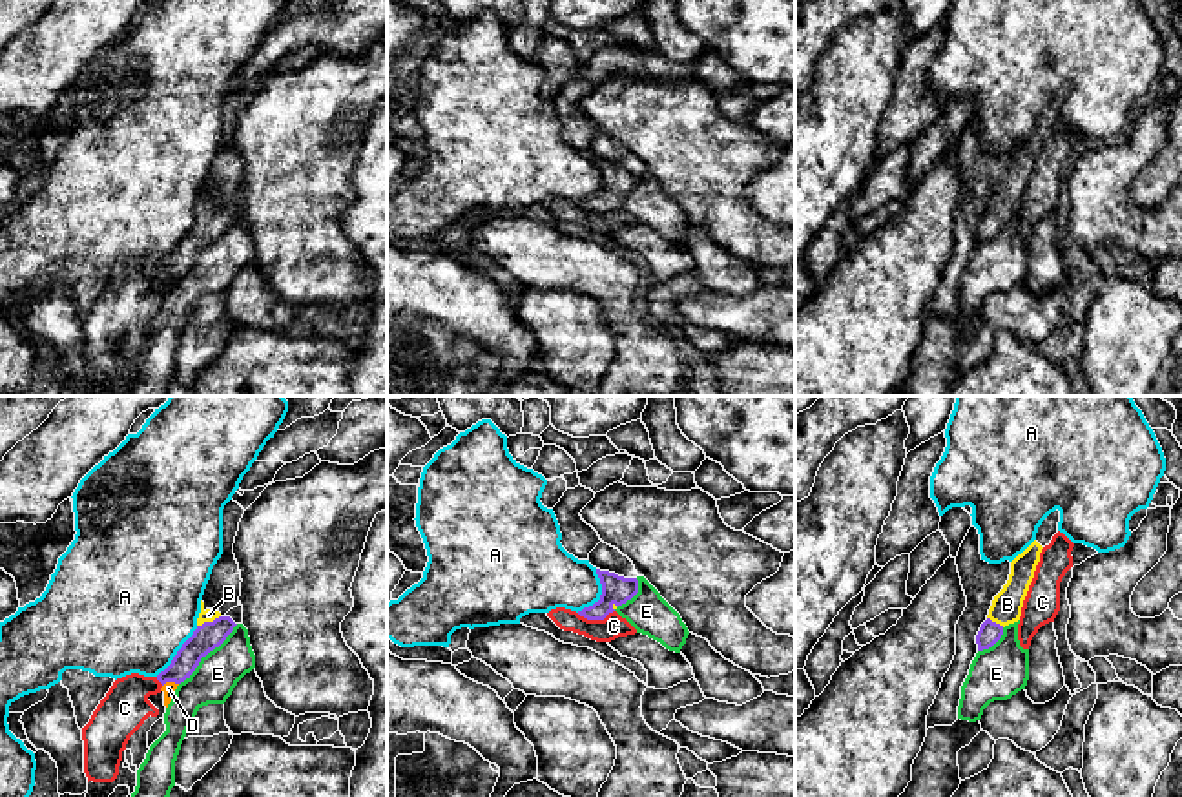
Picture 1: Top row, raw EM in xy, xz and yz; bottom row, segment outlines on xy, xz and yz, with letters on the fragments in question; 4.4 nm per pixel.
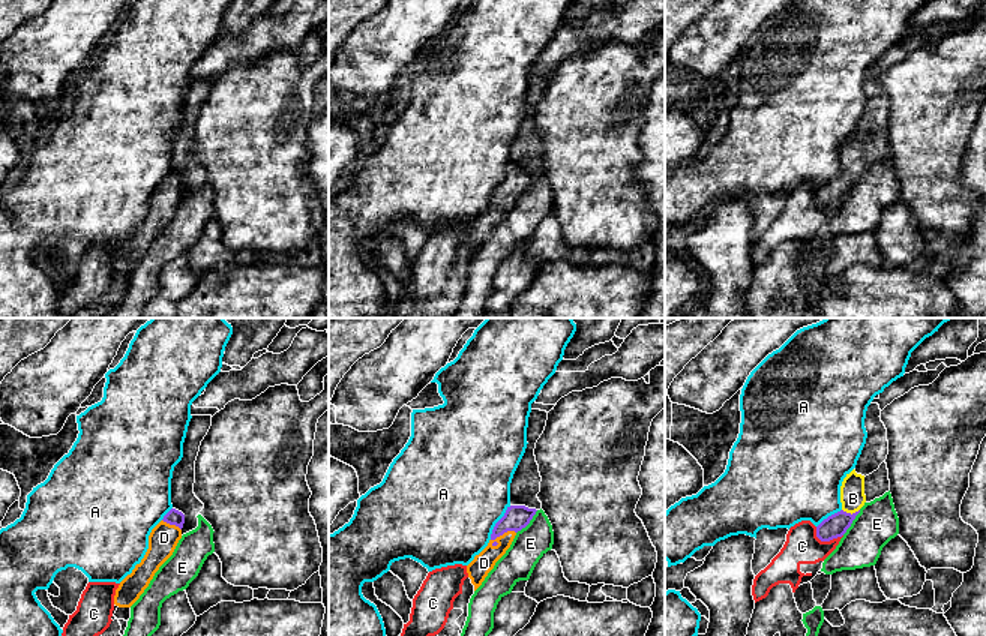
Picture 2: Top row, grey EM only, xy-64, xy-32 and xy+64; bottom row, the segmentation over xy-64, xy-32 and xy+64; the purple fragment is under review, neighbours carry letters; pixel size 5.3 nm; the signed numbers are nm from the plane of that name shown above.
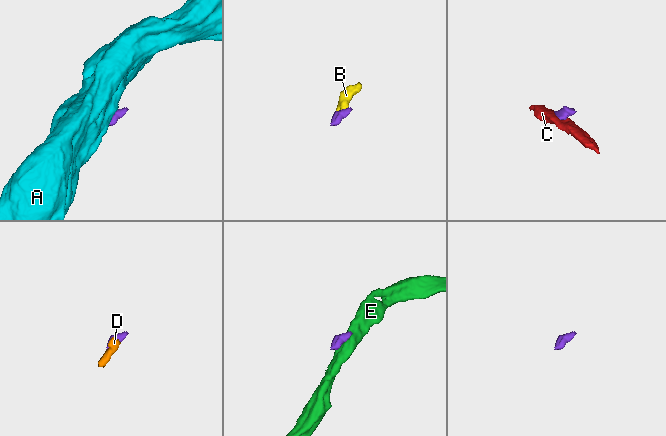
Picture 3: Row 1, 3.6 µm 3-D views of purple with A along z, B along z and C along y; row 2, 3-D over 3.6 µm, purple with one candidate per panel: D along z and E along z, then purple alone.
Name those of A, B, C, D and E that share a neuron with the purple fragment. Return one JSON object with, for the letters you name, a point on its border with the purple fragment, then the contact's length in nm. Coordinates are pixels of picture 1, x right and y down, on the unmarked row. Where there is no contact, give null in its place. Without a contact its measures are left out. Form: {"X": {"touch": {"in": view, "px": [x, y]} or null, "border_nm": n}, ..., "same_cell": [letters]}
{"B": {"touch": {"in": "xy", "px": [208, 214]}, "border_nm": 120}, "D": {"touch": {"in": "xy", "px": [170, 272]}, "border_nm": 70}, "same_cell": ["B", "D"]}

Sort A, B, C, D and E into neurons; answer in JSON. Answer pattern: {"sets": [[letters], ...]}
{"sets": [["A"], ["B", "D"], ["C"], ["E"]]}

